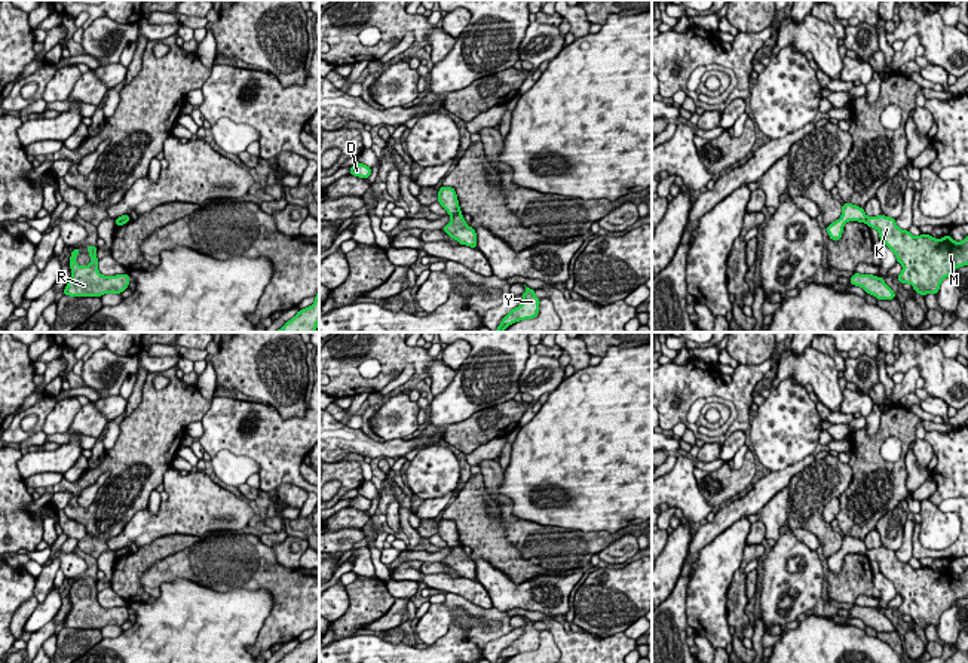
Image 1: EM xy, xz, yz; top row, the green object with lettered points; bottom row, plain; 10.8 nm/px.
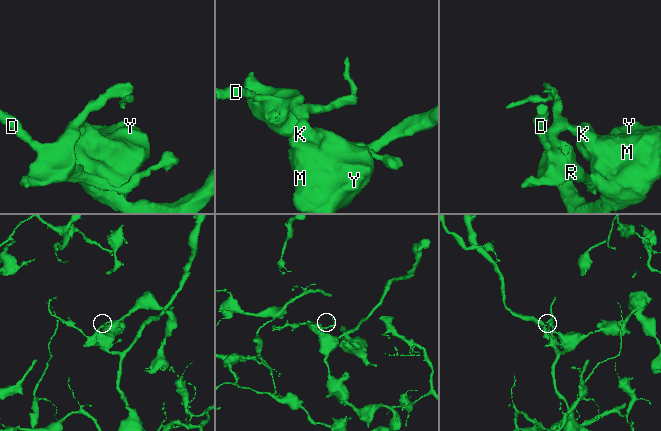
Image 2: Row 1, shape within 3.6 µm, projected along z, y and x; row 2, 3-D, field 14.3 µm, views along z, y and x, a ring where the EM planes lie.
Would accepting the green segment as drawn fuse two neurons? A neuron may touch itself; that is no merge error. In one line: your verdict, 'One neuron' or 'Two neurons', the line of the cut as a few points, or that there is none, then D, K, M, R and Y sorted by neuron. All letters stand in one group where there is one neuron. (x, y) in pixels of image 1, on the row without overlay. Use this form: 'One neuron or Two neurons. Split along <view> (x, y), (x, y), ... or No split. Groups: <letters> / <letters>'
Two neurons. Split along xz (452, 546), (460, 548). Groups: D R / K M Y

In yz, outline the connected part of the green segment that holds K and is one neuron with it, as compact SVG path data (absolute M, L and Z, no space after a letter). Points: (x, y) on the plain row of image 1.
M867 549L866 556L879 564L880 573L894 584L903 604L900 616L910 616L915 624L925 629L938 626L941 614L956 601L968 598L968 568L956 574L950 567L934 571L931 567L915 570L901 562L891 549Z

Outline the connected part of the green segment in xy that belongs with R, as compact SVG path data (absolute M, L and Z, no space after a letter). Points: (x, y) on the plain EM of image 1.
M88 577L91 595L80 599L76 595L80 581L76 580L70 589L71 610L64 621L70 629L102 629L104 626L122 626L128 621L129 607L104 608L98 602L97 578Z

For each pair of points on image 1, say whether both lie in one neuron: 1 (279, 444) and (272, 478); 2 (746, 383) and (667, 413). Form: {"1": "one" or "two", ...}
{"1": "one", "2": "one"}

